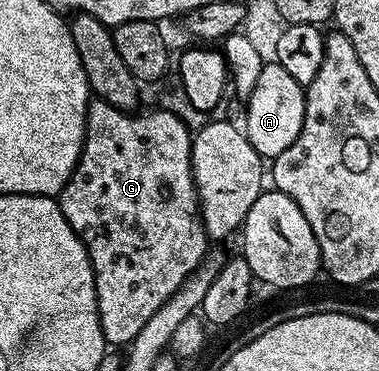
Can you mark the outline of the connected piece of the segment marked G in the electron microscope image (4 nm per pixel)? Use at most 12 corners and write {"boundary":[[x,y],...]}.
{"boundary":[[90,100],[59,194],[109,347],[211,249],[191,129]]}

